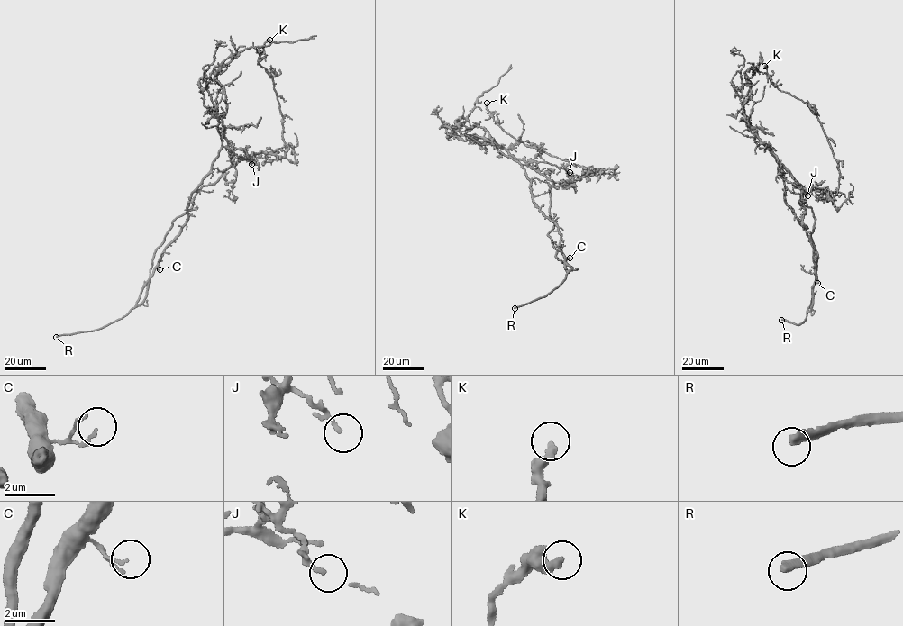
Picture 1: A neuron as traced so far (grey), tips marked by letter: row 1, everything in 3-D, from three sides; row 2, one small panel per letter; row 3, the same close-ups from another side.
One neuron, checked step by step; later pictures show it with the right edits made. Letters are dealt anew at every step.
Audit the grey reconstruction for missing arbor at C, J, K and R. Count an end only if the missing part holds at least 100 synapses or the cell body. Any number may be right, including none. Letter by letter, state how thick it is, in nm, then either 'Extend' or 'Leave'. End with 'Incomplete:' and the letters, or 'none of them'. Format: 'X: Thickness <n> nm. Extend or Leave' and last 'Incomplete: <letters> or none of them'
C: Thickness 130 nm. Leave
J: Thickness 150 nm. Leave
K: Thickness 380 nm. Leave
R: Thickness 320 nm. Extend
Incomplete: R

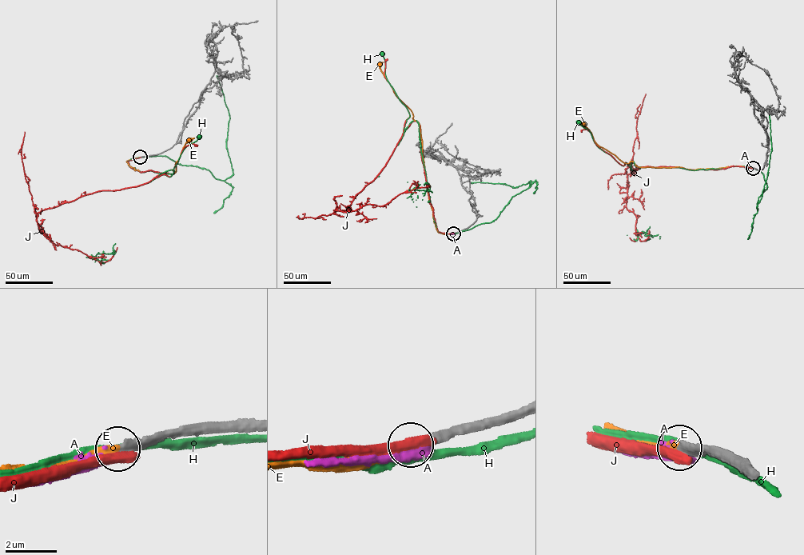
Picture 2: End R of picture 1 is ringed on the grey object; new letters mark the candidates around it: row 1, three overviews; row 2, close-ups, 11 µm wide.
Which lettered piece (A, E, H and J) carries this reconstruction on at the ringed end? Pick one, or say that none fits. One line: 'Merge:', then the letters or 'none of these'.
Merge: E

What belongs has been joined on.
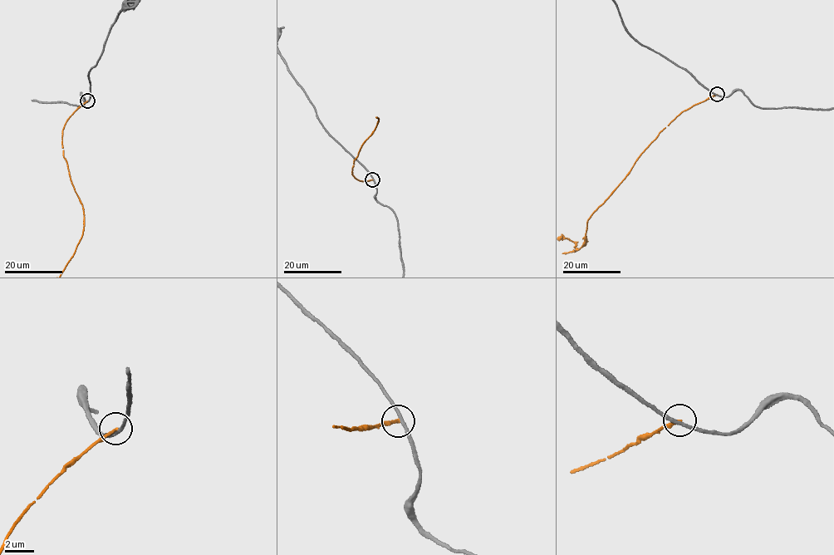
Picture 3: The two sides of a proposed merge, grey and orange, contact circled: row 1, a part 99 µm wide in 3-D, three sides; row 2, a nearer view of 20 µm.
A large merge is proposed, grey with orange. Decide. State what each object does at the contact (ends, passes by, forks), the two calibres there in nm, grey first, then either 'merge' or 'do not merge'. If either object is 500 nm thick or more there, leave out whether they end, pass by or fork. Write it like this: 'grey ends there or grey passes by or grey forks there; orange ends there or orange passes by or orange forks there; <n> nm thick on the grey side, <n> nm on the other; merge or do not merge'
grey passes by; orange ends there; 220 nm thick on the grey side, 190 nm on the other; do not merge

